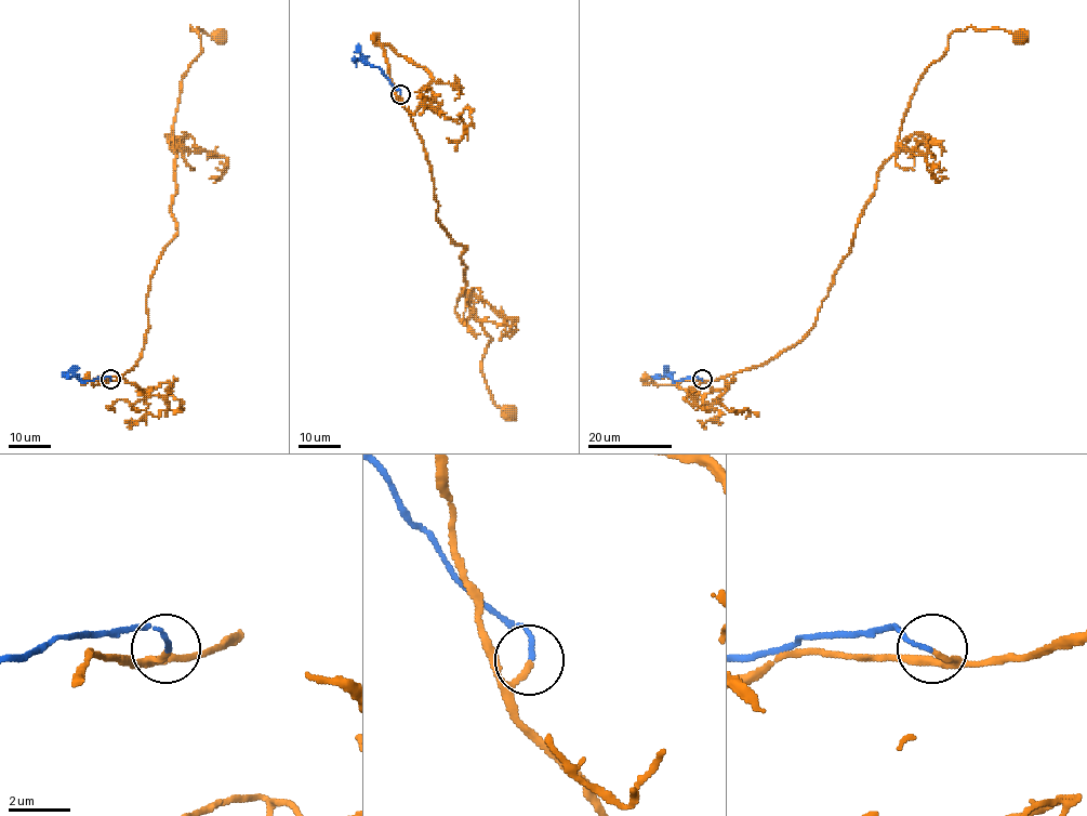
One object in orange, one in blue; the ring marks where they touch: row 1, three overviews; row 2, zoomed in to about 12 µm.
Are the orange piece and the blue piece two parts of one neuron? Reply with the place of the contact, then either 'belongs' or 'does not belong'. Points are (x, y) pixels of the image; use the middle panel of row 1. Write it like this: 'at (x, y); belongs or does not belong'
at (400, 94); belongs

